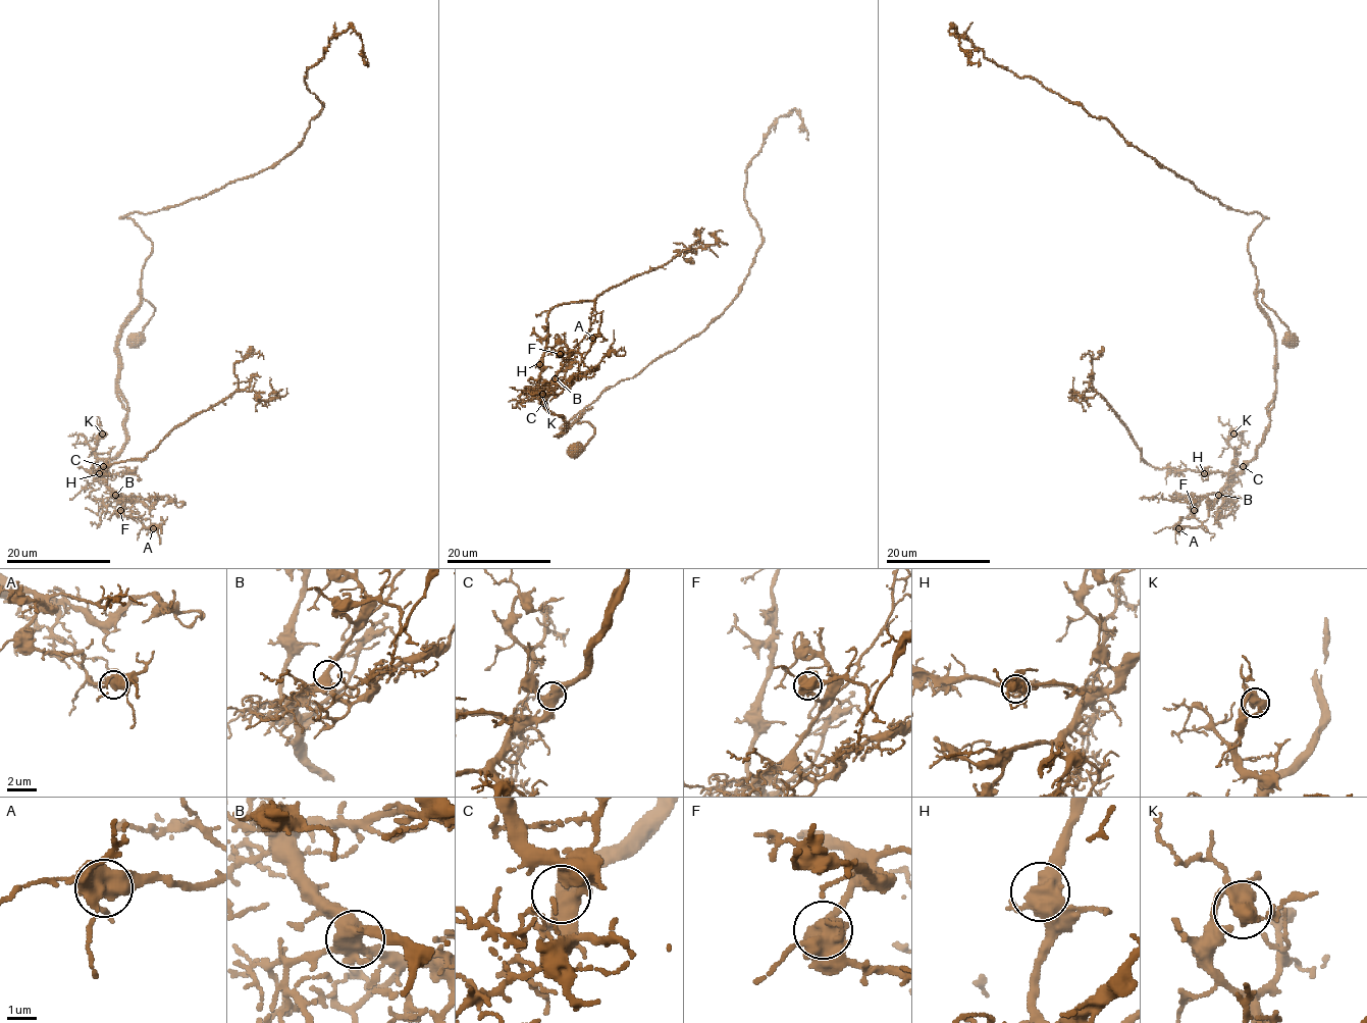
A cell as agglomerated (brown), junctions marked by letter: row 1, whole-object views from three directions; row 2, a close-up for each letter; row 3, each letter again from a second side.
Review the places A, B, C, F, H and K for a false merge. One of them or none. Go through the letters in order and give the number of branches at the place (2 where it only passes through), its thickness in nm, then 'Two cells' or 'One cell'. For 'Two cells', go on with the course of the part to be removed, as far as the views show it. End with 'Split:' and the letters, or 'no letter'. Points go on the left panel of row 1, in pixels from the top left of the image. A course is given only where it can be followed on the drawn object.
A: Branches: 3. Thickness 500 nm. One cell
B: Branches: 3. Thickness 440 nm. One cell
C: Branches: 4. Thickness 500 nm. One cell
F: Branches: 4. Thickness 550 nm. One cell
H: Branches: 3. Thickness 500 nm. One cell
K: Branches: 4. Thickness 480 nm. One cell
Split: no letter

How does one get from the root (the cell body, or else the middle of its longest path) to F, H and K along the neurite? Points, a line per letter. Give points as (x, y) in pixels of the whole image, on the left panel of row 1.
F: (136, 343), (154, 312), (140, 292), (117, 346), (125, 444), (105, 472), (124, 497), (120, 510)
H: (136, 343), (154, 312), (140, 292), (140, 307), (117, 346), (125, 444), (99, 473)
K: (136, 343), (154, 312), (140, 292), (140, 307), (117, 346), (125, 444), (106, 466), (96, 452), (102, 433)

